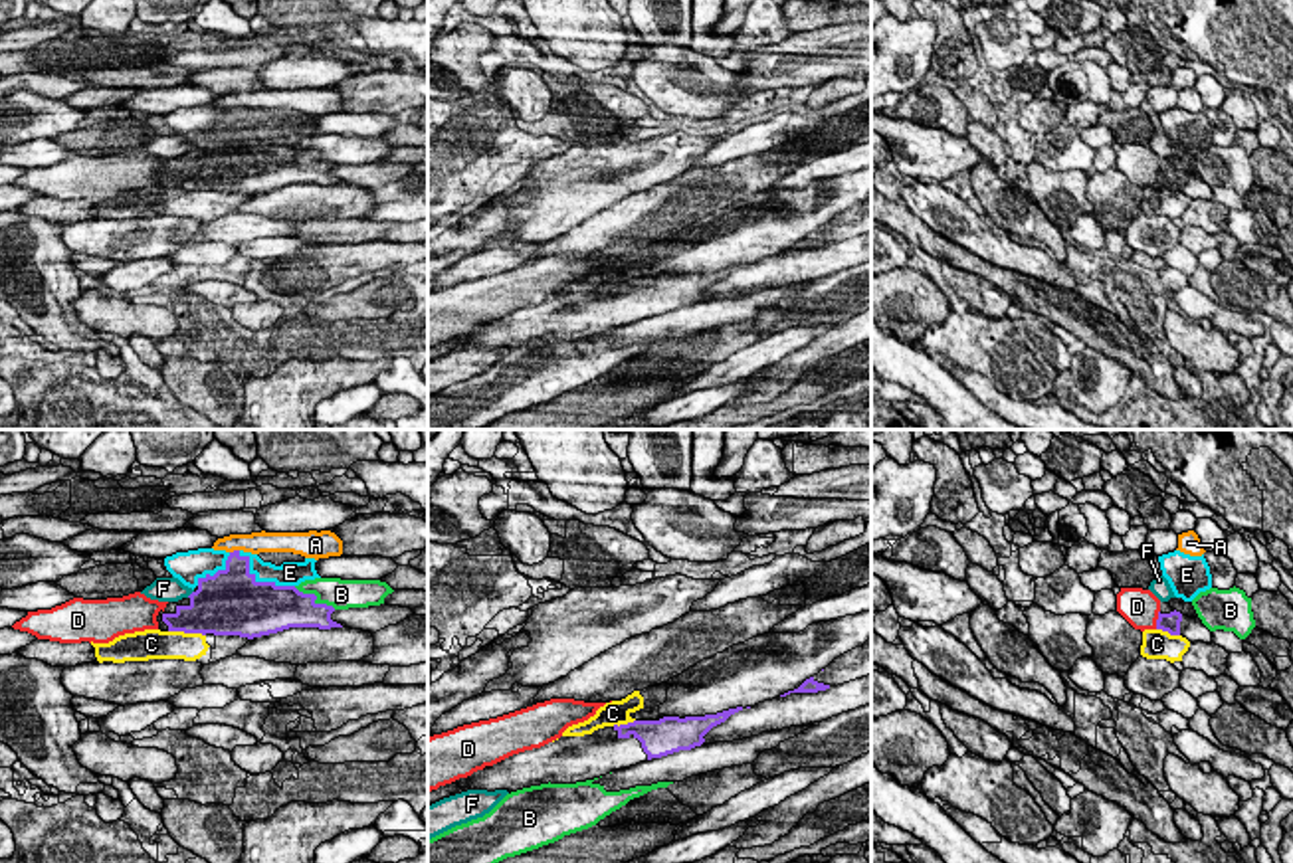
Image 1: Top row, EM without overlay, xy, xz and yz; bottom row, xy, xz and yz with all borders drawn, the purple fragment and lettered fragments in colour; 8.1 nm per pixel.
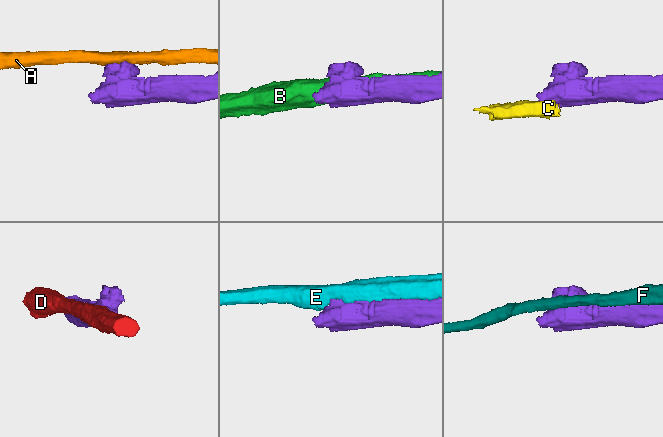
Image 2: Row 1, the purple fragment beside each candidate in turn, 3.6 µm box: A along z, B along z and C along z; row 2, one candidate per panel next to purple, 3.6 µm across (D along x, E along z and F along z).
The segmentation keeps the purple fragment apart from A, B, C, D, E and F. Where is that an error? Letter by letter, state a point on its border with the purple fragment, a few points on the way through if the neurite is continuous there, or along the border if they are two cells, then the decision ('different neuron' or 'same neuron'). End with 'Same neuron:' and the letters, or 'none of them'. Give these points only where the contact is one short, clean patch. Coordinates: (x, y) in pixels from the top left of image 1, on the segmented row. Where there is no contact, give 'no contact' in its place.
A: contact xy (234, 551); different neuron
B: contact xy (315, 598); different neuron
C: contact xy (187, 632); border xy (169, 630), (200, 632), (204, 636); different neuron
D: contact yz (1157, 620); different neuron
E: contact xy (260, 582); different neuron
F: contact xy (191, 594); different neuron
Same neuron: none of them

